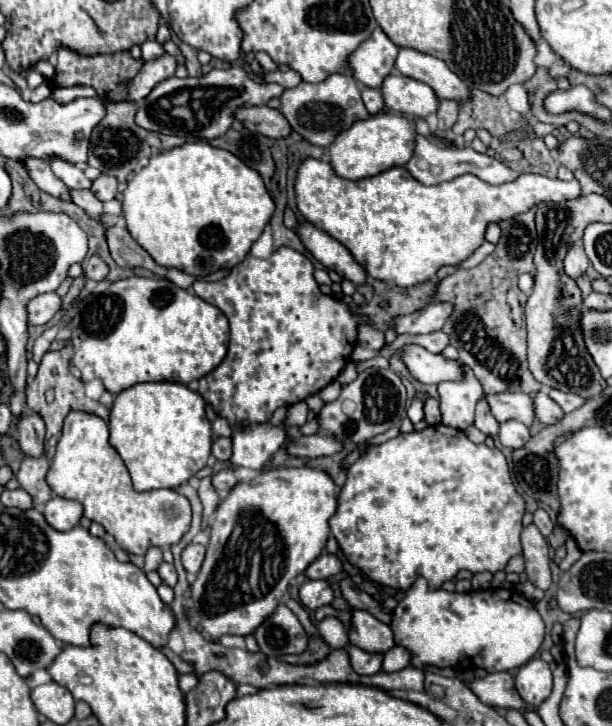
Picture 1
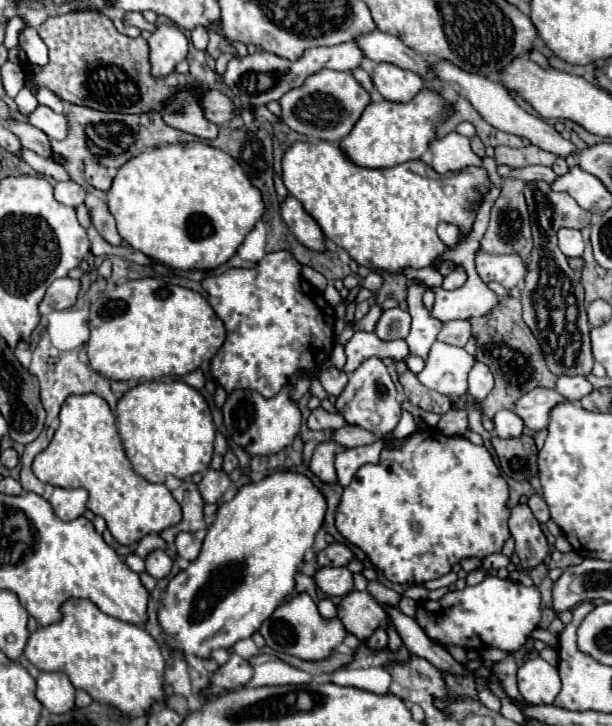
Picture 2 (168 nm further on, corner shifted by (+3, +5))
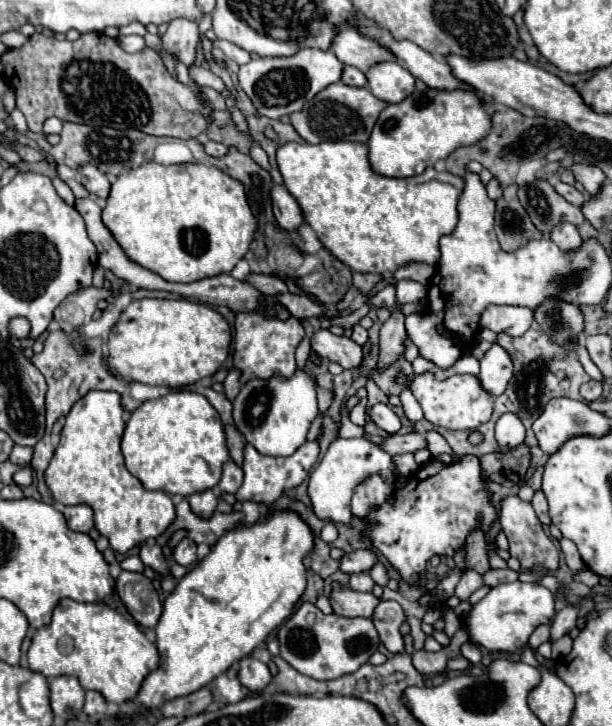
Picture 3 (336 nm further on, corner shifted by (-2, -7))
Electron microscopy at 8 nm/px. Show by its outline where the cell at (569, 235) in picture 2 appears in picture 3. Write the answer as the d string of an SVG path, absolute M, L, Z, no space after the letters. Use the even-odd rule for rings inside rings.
M562 222L562 224L558 224L554 230L552 230L552 242L560 248L560 250L564 250L564 252L572 252L572 250L576 250L576 248L580 248L580 244L582 244L582 238L580 238L580 234L578 234L578 228L574 226L574 224L570 224L570 222Z

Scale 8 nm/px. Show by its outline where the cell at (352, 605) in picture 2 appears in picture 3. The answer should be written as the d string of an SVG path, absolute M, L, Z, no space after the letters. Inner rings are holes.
M340 586L334 588L330 602L332 602L334 614L338 614L338 616L370 618L370 620L372 620L372 612L376 610L376 604L380 604L380 600L370 592L360 594L350 588L340 588Z

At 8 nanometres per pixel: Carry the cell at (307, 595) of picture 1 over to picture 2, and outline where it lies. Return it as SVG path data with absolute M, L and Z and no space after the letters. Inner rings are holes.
M321 568L315 574L317 586L329 596L345 596L353 590L353 574L349 568Z

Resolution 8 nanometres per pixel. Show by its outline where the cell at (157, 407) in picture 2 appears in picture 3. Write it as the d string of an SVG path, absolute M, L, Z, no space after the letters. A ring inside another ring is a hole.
M170 392L140 404L126 422L122 454L126 458L126 468L144 484L144 488L180 496L214 488L220 482L222 466L228 460L220 416L214 406L196 392Z

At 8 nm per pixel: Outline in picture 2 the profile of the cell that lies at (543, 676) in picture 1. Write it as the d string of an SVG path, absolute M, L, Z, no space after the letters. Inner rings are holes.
M543 658L527 660L521 664L517 672L519 692L525 698L525 702L541 706L541 704L553 704L555 696L561 690L561 680L557 668L547 664Z

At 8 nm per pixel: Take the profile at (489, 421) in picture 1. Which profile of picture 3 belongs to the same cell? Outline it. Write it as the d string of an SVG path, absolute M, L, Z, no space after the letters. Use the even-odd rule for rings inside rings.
M492 344L492 348L486 352L486 356L480 360L480 386L492 396L500 396L506 390L508 380L512 378L512 360L506 354L506 350L498 344Z

